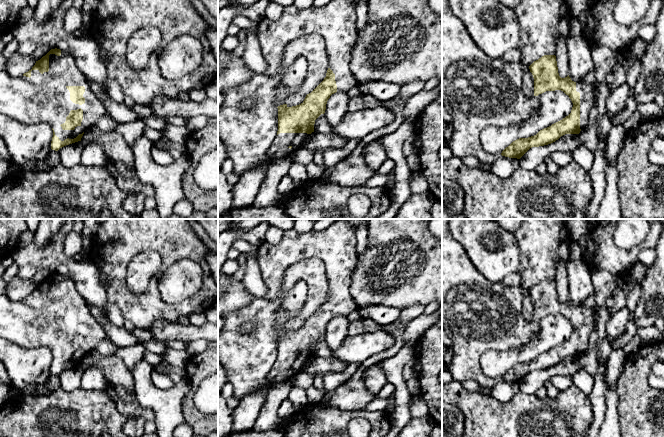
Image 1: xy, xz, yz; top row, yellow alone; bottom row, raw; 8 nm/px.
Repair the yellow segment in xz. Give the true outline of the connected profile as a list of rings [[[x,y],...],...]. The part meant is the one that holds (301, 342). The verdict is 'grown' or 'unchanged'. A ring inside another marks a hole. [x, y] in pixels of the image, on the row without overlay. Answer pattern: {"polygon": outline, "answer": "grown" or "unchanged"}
{"polygon": [[[338,219],[331,226],[323,231],[311,230],[300,233],[294,228],[284,232],[281,241],[277,244],[262,242],[258,245],[258,264],[262,273],[263,281],[267,287],[267,293],[263,299],[274,301],[281,298],[281,308],[274,315],[274,329],[278,332],[278,355],[271,370],[266,376],[263,387],[253,391],[244,397],[234,409],[234,418],[231,433],[244,433],[252,430],[256,419],[266,401],[269,390],[276,384],[291,379],[302,371],[307,360],[314,356],[315,344],[325,337],[326,328],[330,320],[336,316],[348,316],[358,309],[350,292],[351,276],[358,262],[356,247],[356,227],[347,219]],[[306,259],[320,260],[326,269],[326,277],[329,285],[329,292],[324,304],[309,318],[304,325],[296,330],[288,331],[287,325],[291,320],[300,317],[308,294],[308,284],[297,281],[294,287],[287,291],[282,297],[283,278],[286,270]]], "answer": "grown"}

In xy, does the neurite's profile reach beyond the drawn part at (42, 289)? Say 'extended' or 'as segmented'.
extended

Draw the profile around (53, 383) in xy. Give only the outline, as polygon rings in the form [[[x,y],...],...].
[[[51,374],[45,386],[52,392],[61,389],[59,376],[55,374]]]

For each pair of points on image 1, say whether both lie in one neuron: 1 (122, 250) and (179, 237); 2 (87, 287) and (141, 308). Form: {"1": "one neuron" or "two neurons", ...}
{"1": "one neuron", "2": "two neurons"}

